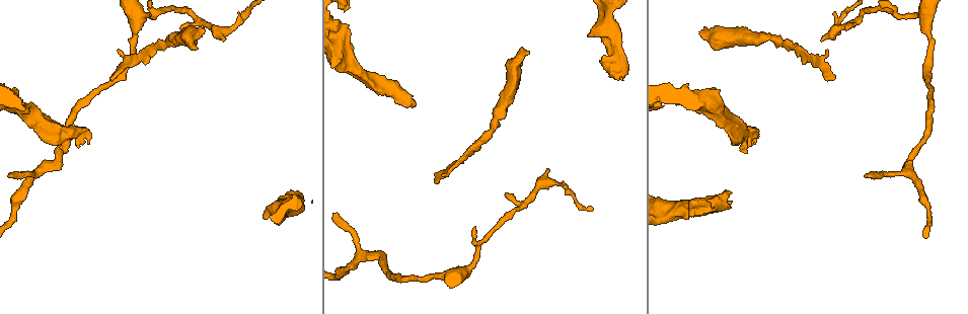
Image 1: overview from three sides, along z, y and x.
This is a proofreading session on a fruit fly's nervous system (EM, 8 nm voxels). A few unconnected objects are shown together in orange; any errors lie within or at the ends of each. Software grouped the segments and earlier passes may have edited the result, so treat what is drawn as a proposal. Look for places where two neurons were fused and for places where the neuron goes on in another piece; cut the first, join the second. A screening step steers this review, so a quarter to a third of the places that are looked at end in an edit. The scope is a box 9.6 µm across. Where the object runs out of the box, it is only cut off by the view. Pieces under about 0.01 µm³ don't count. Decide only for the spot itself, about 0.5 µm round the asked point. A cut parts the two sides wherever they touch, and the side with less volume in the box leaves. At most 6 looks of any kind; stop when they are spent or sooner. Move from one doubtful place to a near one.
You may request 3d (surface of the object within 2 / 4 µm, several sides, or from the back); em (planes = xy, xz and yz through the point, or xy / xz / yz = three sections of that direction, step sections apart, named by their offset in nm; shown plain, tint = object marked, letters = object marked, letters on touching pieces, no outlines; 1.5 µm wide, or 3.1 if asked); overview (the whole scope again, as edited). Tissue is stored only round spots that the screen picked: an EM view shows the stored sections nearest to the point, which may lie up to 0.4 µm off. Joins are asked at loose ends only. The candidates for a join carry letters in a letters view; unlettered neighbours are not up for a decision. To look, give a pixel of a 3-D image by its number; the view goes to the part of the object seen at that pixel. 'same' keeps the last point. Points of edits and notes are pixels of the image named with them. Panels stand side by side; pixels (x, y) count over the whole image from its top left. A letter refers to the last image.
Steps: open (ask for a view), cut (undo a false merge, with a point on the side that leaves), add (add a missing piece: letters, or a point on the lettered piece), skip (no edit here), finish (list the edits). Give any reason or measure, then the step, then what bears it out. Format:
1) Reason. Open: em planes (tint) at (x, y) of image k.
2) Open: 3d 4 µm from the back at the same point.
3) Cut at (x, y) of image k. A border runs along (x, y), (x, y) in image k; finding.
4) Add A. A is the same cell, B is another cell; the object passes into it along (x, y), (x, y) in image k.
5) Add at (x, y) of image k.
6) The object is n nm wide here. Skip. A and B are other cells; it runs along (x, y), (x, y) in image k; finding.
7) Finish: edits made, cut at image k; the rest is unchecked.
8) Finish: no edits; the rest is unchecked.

Sudden change in width. Open: 3d 4 µm at (499, 109) of image 1.

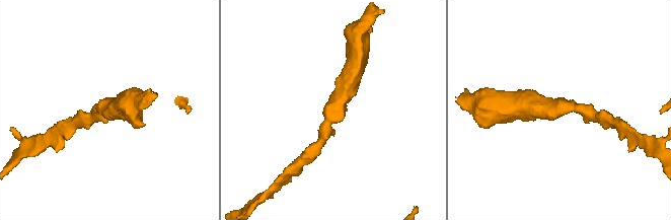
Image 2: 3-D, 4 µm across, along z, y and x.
The arms are 200, 360 nm wide; shape alone is not enough. Open: em xz step 8 (letters) at (561, 106) of image 2.

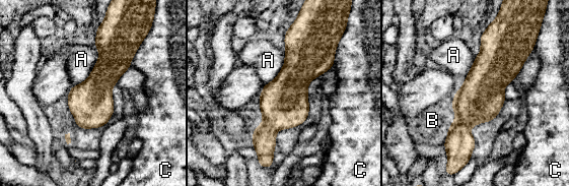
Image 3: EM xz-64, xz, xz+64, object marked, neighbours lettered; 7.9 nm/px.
Skip. A, B and C are other cells; it runs along (488, 34), (466, 152) in image 3; continuous, no second neuron.

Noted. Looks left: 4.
Free end. Open: 3d 2 µm at (529, 53) of image 1.

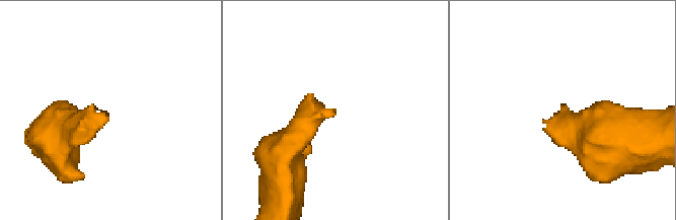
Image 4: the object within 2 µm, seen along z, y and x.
Now the EM. Open: em planes (plain) at (559, 111) of image 4.

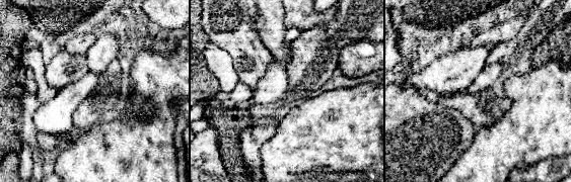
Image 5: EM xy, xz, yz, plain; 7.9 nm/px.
See the neighbours. Open: em planes (letters) at the same point.

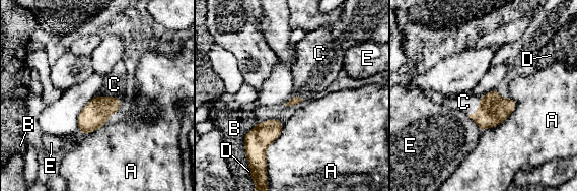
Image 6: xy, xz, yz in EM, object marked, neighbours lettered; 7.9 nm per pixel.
The longest contact is with A, 380 nm. Add C. C is the same cell, A, B, D and E are other cells; it goes on there.

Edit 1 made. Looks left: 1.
Finish: edits made, add at image 6; the rest is unchecked.

